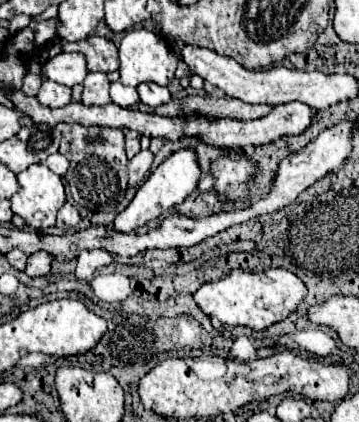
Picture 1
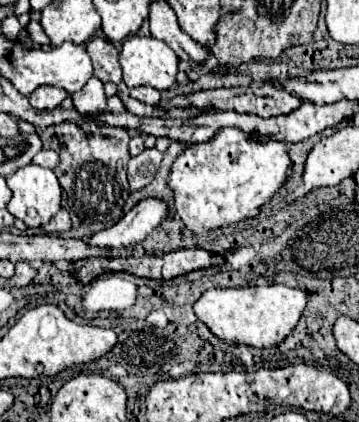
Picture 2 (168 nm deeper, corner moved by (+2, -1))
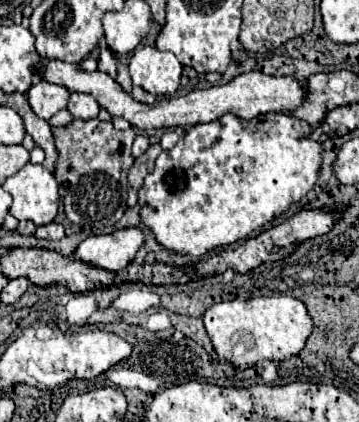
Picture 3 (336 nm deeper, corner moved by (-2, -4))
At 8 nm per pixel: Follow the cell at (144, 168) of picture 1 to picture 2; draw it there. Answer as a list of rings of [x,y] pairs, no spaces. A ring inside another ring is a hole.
[[[156,148],[144,150],[138,156],[130,158],[130,162],[128,162],[130,190],[138,190],[138,188],[144,188],[146,184],[150,184],[156,170],[160,168],[160,162],[162,162],[162,152],[158,152]]]

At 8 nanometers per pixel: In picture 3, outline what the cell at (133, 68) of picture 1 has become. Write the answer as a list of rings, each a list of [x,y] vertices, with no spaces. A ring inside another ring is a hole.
[[[140,45],[130,57],[132,83],[156,97],[172,95],[180,87],[182,65],[174,53]]]

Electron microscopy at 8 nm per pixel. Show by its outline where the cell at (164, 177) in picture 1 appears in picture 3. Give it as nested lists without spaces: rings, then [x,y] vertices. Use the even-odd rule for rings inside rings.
[[[128,227],[110,235],[84,239],[76,247],[74,257],[84,263],[92,263],[92,267],[104,267],[106,271],[122,271],[134,259],[142,243],[144,237],[140,229]]]

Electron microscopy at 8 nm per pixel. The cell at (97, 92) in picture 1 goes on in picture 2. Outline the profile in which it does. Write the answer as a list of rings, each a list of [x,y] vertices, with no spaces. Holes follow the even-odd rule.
[[[92,76],[80,92],[74,92],[72,100],[74,100],[74,108],[82,114],[102,112],[106,110],[106,102],[108,102],[104,94],[104,84],[96,76]]]

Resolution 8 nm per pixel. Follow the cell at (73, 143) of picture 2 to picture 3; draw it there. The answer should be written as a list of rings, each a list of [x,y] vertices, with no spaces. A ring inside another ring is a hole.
[[[74,119],[66,127],[52,127],[56,137],[56,149],[60,153],[56,161],[56,181],[64,203],[66,217],[86,229],[112,229],[126,211],[126,189],[128,169],[134,163],[130,153],[134,131],[118,131],[110,121],[96,119]]]

